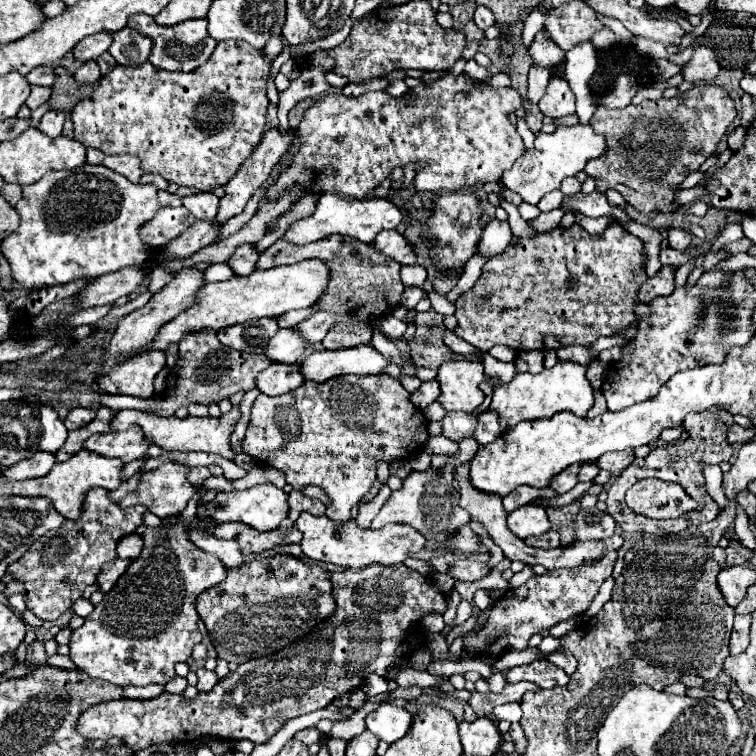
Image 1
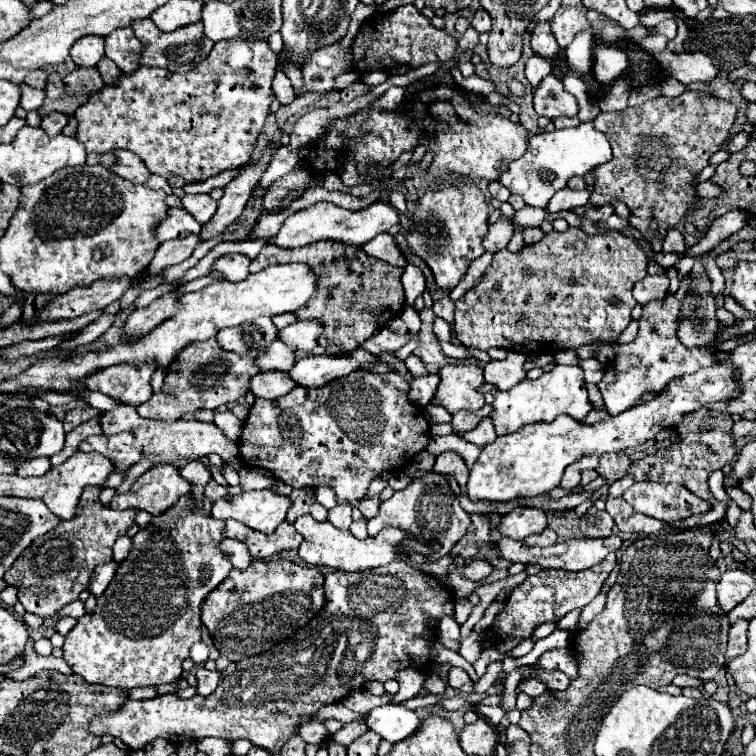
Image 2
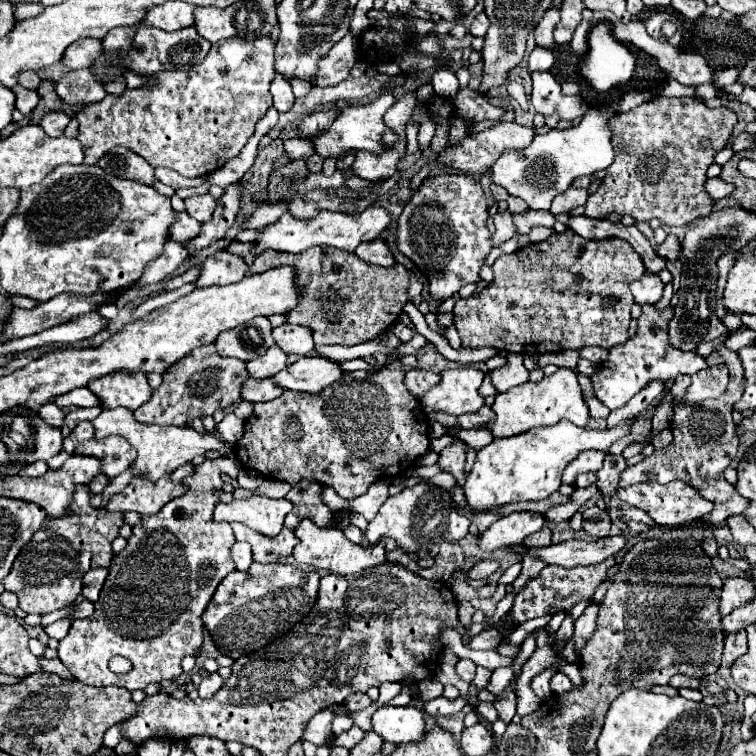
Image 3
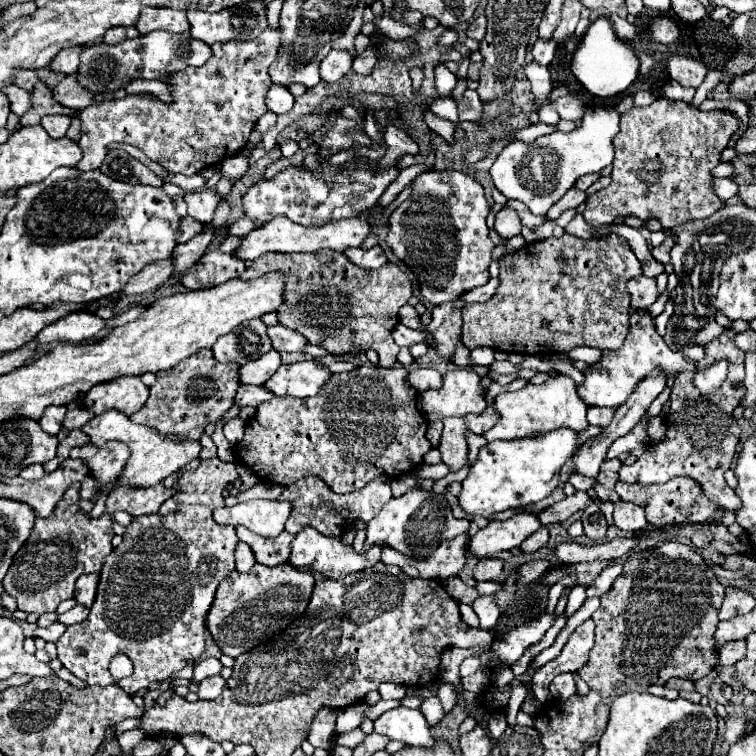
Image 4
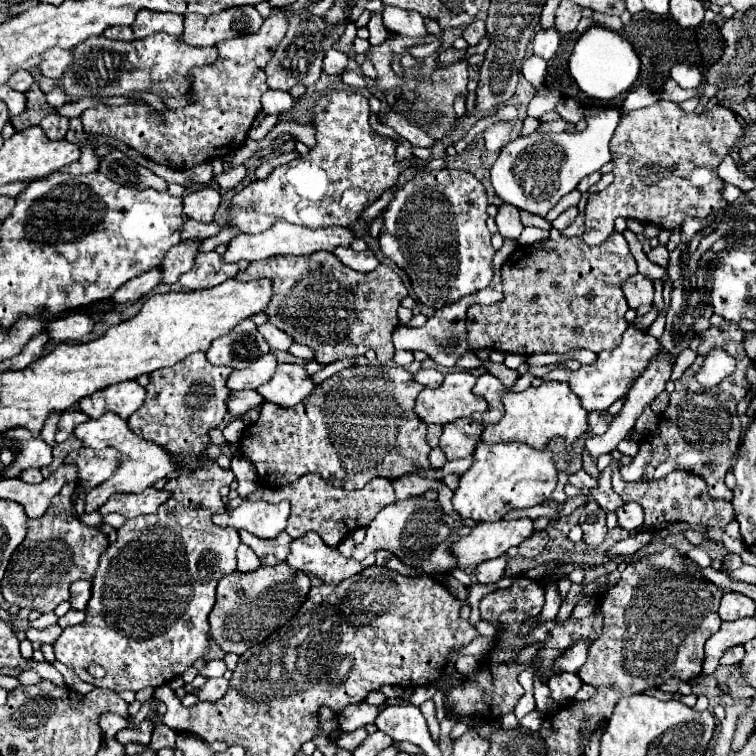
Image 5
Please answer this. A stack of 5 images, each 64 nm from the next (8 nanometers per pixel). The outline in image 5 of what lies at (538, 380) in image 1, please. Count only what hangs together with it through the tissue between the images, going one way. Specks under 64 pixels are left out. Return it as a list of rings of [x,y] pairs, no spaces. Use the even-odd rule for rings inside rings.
[[[544,382],[538,388],[526,388],[518,394],[506,394],[502,402],[506,414],[498,424],[492,424],[482,432],[482,442],[520,442],[536,450],[544,450],[552,440],[560,438],[564,440],[564,452],[556,458],[556,468],[558,472],[566,470],[570,456],[574,454],[574,442],[588,430],[588,412],[580,406],[580,400],[570,390],[570,386],[562,382]]]

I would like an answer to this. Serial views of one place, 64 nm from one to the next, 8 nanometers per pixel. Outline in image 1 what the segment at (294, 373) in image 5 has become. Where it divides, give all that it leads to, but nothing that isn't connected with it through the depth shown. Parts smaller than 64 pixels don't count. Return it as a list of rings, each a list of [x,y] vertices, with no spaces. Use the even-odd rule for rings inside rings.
[[[360,344],[346,350],[312,352],[300,362],[300,372],[304,380],[320,384],[344,374],[380,374],[386,364],[388,360],[376,348]]]

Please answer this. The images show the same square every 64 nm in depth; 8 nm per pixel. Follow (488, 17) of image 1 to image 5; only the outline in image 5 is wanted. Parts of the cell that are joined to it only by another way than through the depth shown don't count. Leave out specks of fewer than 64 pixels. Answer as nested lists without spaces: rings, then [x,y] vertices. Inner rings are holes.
[[[474,20],[472,24],[468,24],[468,26],[464,28],[462,38],[468,42],[468,46],[476,46],[476,44],[482,40],[482,36],[484,36],[484,34],[486,34],[484,22],[482,22],[482,20]]]

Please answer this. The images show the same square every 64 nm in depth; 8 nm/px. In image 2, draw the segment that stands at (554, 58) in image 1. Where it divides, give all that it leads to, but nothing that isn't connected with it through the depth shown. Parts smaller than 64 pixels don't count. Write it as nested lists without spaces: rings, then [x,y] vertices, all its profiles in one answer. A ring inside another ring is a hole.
[[[552,20],[540,22],[534,32],[532,32],[532,50],[544,58],[554,58],[560,50],[560,46],[556,44],[554,36],[552,36],[552,28],[550,28]]]

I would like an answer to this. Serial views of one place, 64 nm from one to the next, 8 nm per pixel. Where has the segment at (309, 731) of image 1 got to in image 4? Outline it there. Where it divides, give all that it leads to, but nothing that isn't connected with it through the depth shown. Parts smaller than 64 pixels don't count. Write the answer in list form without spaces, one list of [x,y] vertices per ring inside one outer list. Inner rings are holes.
[[[322,708],[314,722],[312,722],[312,730],[308,734],[308,742],[314,748],[324,748],[324,750],[332,750],[332,734],[334,734],[334,726],[336,726],[336,710],[332,708]]]

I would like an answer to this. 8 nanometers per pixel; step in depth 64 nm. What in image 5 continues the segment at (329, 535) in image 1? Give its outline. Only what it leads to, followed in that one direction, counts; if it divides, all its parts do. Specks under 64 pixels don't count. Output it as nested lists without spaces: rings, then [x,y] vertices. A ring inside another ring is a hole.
[[[308,532],[308,536],[294,540],[290,544],[292,552],[286,558],[286,564],[294,570],[302,570],[306,574],[318,576],[324,584],[340,584],[346,578],[356,576],[364,568],[374,564],[374,554],[366,556],[362,562],[352,558],[342,558],[342,554],[334,548],[328,548],[316,532]]]

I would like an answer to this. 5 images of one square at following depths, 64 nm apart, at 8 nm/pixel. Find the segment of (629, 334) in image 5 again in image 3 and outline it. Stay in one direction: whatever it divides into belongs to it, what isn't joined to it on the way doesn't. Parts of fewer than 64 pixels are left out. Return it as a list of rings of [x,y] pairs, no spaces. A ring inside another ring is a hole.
[[[642,306],[642,316],[638,318],[638,328],[634,338],[626,340],[626,344],[614,346],[608,350],[608,360],[598,364],[596,372],[590,376],[592,394],[610,410],[622,408],[640,388],[650,384],[652,380],[670,380],[682,374],[696,374],[706,368],[704,358],[696,352],[682,352],[668,344],[668,324],[672,320],[672,308],[658,312],[654,306]]]

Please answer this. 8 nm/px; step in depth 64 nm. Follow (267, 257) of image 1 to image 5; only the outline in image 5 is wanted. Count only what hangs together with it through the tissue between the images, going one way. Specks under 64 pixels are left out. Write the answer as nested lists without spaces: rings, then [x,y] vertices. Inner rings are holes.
[[[314,252],[312,256],[274,256],[252,262],[244,272],[234,276],[240,282],[258,278],[270,278],[274,290],[264,310],[268,322],[292,336],[296,344],[312,348],[318,364],[364,356],[370,348],[376,352],[380,364],[392,362],[392,332],[400,324],[396,310],[400,300],[408,296],[406,286],[392,268],[380,264],[376,270],[362,274],[344,266],[332,252]]]

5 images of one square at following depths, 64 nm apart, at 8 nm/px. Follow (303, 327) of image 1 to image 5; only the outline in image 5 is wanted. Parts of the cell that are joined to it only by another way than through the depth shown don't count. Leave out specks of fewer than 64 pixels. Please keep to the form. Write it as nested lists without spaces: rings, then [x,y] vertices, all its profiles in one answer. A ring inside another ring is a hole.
[[[268,322],[266,324],[260,324],[258,328],[260,328],[260,334],[268,340],[268,344],[270,344],[272,350],[288,350],[294,344],[294,340],[290,340],[282,330],[274,328]]]

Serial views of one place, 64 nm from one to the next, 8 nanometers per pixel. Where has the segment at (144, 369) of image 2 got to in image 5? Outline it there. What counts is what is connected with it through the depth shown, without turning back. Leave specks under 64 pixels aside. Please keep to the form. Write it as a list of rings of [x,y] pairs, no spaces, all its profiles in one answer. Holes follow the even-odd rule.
[[[128,380],[124,384],[112,384],[112,388],[104,388],[94,396],[86,396],[80,400],[80,410],[90,418],[100,418],[106,412],[118,414],[122,420],[128,420],[132,412],[136,412],[146,398],[146,390]]]

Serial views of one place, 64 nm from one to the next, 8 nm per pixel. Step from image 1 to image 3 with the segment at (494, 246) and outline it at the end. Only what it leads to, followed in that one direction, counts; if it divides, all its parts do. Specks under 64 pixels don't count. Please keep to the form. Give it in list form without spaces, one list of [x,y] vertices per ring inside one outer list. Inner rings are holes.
[[[506,210],[506,212],[498,212],[494,216],[494,226],[496,226],[496,232],[492,236],[492,242],[494,246],[500,246],[502,242],[510,240],[514,234],[516,234],[516,226],[514,226],[514,220],[512,220],[512,214]]]

